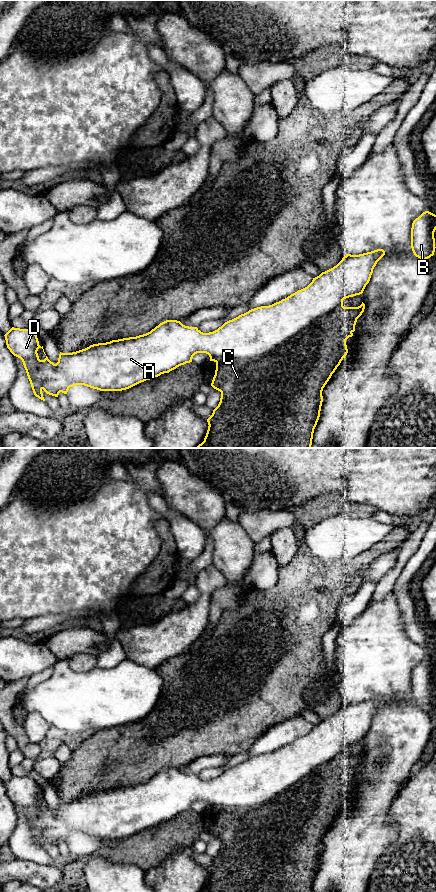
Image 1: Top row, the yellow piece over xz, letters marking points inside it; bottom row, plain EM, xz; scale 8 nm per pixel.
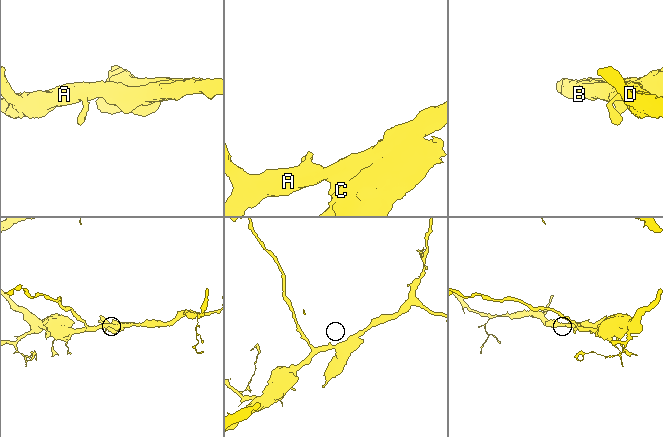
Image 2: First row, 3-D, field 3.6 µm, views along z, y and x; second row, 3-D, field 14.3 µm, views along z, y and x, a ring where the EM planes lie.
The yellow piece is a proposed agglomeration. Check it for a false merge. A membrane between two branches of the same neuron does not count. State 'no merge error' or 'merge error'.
merge error

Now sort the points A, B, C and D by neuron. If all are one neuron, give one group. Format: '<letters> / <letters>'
A B D / C

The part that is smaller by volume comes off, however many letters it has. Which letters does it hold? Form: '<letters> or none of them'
C

